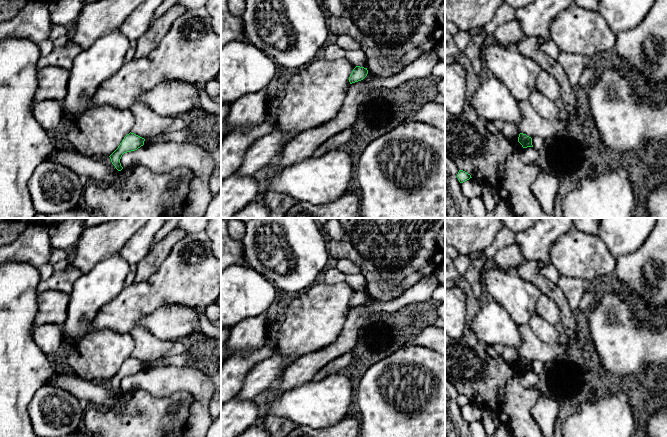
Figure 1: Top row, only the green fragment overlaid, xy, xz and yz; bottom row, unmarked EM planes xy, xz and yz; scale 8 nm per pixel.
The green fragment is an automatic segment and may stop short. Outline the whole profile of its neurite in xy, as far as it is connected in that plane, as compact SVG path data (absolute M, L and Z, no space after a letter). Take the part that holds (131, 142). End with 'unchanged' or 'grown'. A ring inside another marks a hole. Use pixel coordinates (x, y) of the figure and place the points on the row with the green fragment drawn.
M131 132L124 137L118 148L109 156L112 164L118 171L123 169L120 163L122 155L137 150L144 145L144 141L144 138Z | unchanged

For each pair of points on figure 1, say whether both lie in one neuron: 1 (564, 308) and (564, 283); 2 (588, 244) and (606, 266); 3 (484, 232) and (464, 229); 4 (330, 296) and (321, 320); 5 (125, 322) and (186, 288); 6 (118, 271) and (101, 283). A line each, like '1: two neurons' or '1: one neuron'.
1: two neurons
2: one neuron
3: one neuron
4: one neuron
5: one neuron
6: one neuron

